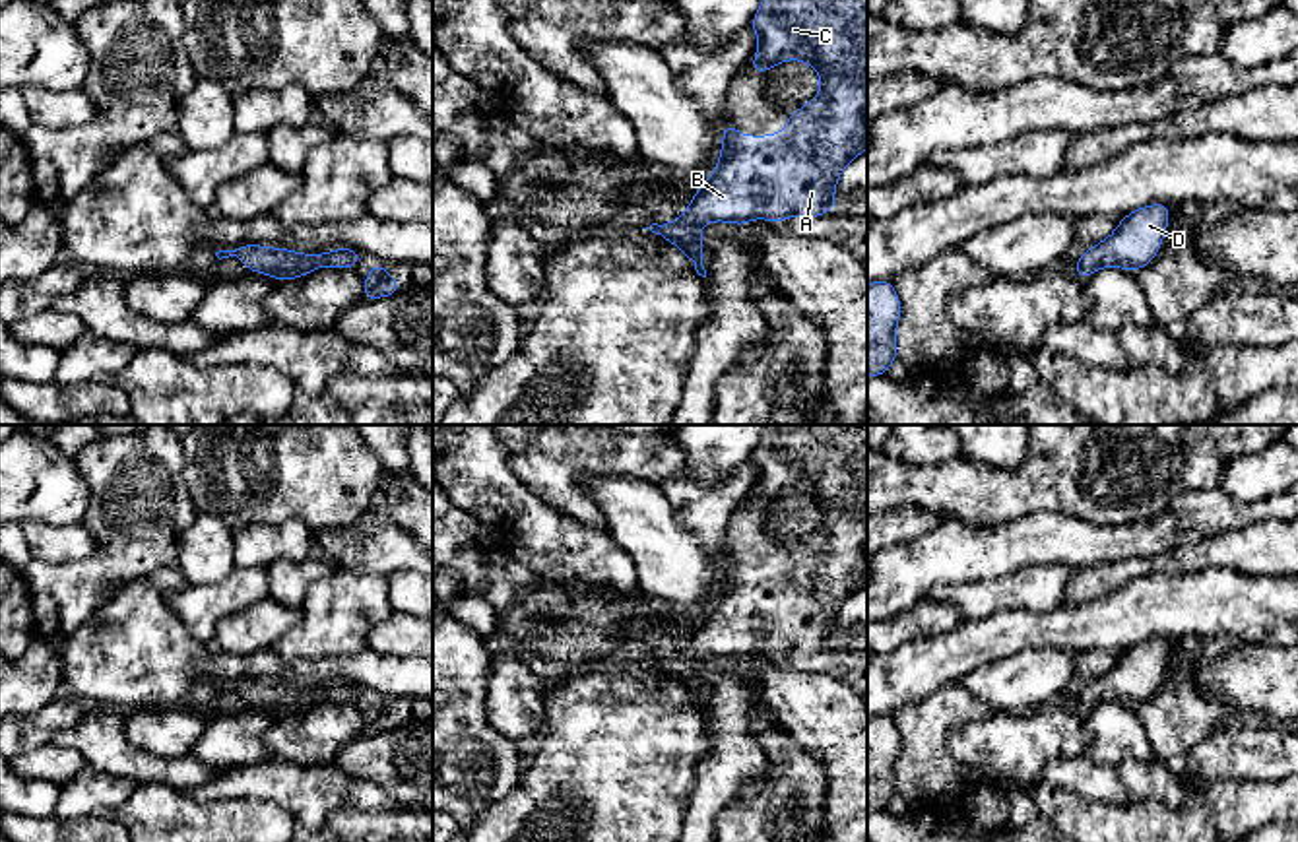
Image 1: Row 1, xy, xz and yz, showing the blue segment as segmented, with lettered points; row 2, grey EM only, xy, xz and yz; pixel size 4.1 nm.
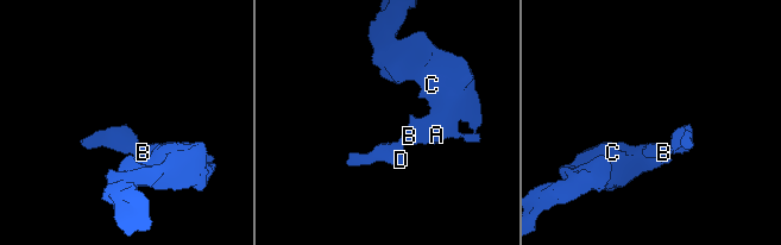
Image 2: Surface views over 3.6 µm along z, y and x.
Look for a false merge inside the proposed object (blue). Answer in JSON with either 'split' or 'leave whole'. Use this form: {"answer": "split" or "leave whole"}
{"answer": "leave whole"}

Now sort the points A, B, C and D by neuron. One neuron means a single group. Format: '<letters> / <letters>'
A B C D

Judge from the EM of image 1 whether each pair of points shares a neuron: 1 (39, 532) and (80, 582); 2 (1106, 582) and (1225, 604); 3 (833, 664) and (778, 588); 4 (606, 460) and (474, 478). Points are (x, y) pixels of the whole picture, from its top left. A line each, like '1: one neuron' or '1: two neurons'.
1: two neurons
2: two neurons
3: one neuron
4: two neurons

